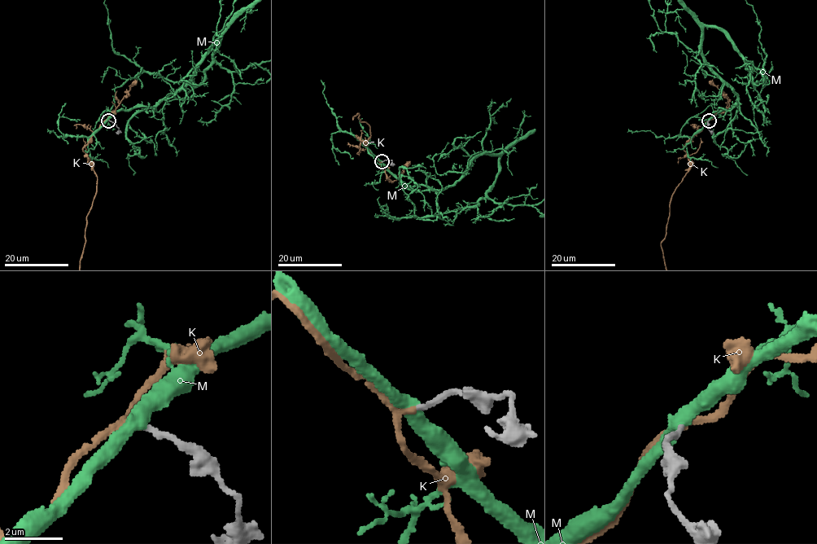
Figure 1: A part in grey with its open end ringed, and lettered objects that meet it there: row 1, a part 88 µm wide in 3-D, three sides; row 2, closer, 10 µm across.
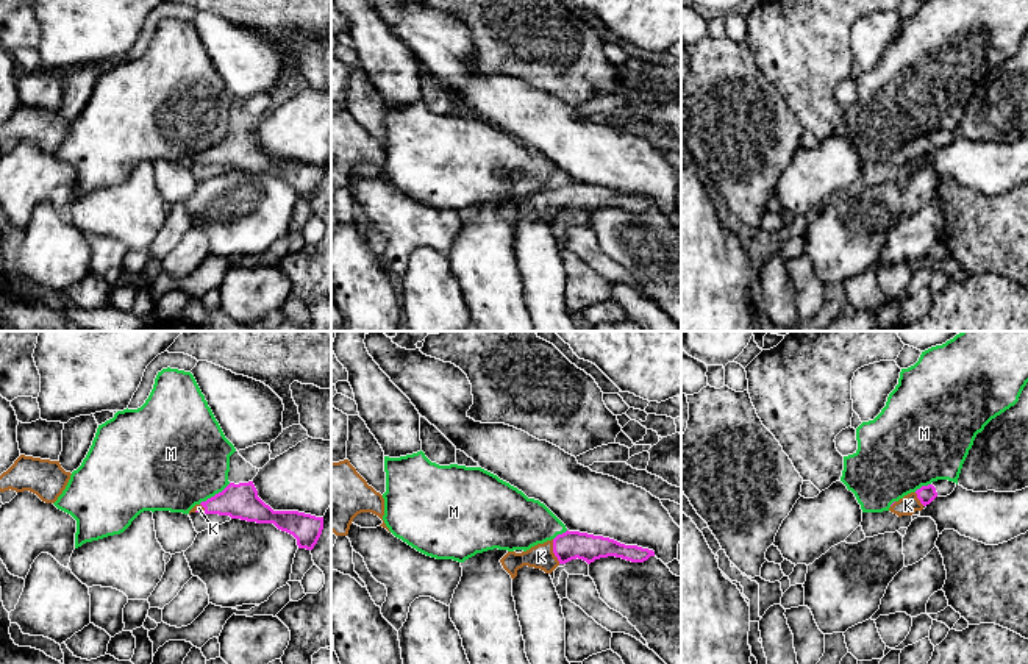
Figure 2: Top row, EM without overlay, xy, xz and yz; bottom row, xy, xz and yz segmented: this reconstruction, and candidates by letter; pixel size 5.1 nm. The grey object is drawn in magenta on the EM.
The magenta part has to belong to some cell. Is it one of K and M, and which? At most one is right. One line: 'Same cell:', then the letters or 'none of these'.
Same cell: K

